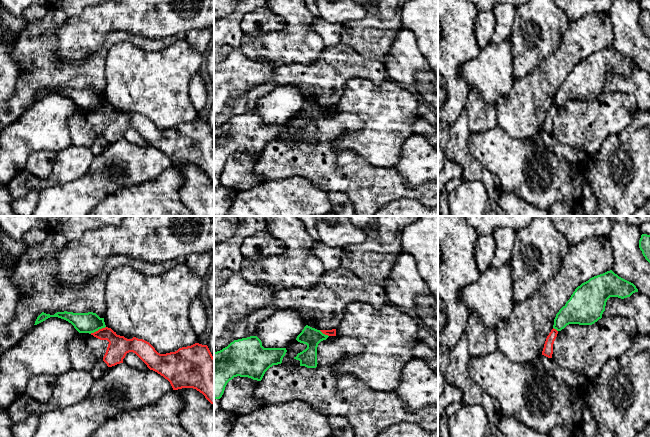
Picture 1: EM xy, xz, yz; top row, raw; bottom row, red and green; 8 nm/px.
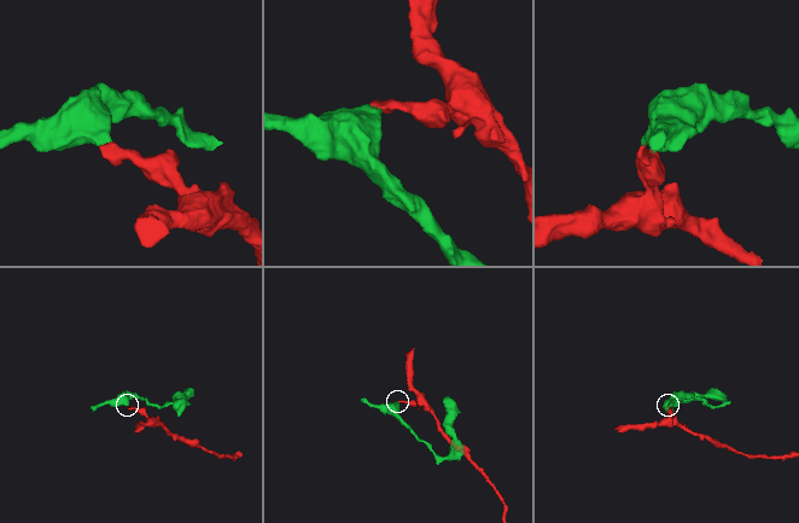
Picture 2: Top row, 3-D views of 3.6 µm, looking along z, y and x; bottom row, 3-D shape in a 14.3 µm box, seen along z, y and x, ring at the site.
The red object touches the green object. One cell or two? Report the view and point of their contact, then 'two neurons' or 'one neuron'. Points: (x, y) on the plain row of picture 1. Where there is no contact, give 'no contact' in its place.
xy (98, 106) | two neurons

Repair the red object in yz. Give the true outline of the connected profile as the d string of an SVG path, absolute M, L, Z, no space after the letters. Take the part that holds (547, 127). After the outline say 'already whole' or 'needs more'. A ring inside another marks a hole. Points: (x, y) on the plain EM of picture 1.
M553 104L546 114L544 124L543 124L543 127L542 127L542 131L544 131L548 134L552 134L553 120L554 120L556 113L557 113L557 110L558 110L558 107Z | already whole

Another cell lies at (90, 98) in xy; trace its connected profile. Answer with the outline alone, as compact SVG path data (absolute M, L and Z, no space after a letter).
M42 88L36 95L37 101L50 93L58 93L71 99L79 109L94 109L99 105L105 104L104 94L100 94L96 89L73 89L73 88L57 88L54 91Z

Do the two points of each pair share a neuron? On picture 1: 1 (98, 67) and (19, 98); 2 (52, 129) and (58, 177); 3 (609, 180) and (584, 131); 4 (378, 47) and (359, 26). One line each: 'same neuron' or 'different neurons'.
1: same neuron
2: different neurons
3: different neurons
4: same neuron

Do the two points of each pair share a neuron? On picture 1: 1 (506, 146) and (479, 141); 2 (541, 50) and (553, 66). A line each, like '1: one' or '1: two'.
1: one
2: two

